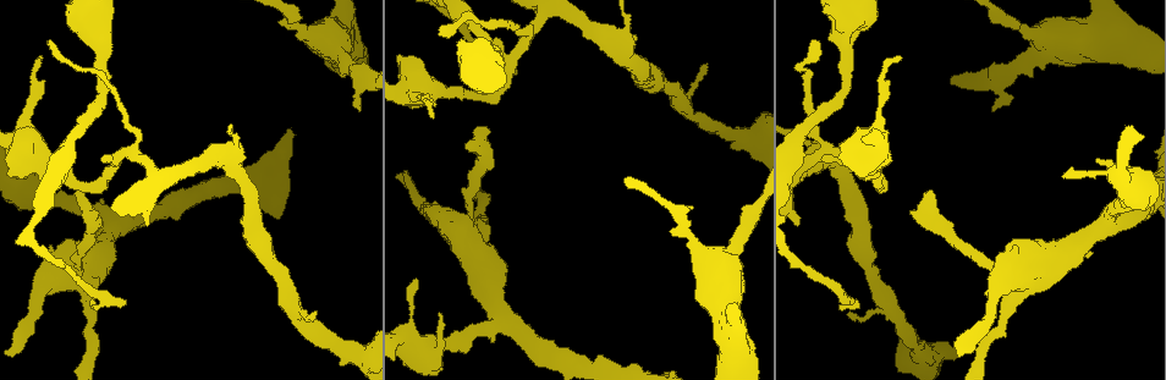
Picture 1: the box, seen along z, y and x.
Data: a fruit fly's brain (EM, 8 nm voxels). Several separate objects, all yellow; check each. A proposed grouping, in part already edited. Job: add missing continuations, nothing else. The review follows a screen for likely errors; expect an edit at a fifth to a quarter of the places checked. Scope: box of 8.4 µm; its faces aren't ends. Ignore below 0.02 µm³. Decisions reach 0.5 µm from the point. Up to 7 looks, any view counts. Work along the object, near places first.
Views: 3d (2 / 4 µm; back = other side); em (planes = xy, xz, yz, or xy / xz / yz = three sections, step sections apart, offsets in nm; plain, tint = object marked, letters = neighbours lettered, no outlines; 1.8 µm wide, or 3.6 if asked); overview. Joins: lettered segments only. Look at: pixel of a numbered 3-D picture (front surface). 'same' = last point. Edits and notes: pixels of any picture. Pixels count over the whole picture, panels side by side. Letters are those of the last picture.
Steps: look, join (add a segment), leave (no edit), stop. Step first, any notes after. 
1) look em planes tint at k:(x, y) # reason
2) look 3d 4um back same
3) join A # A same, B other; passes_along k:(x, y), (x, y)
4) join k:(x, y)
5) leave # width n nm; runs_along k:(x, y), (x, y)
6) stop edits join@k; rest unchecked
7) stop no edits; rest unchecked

look em xy step 8 letters at 1:(101, 162) # branch stops here

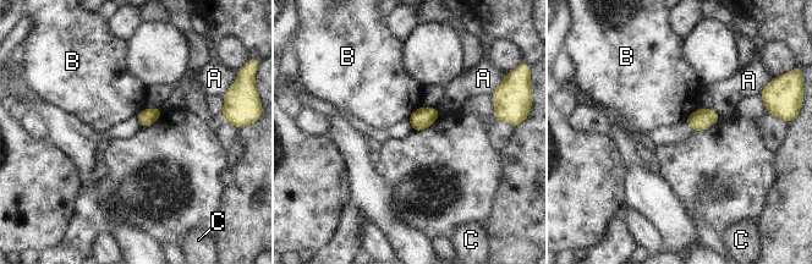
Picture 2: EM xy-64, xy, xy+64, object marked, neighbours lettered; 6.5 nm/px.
leave # A other, B other, C other; border 2:(700, 108), (684, 119); none of them fits

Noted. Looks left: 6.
look 3d 2um at 1:(126, 301) # tapers out

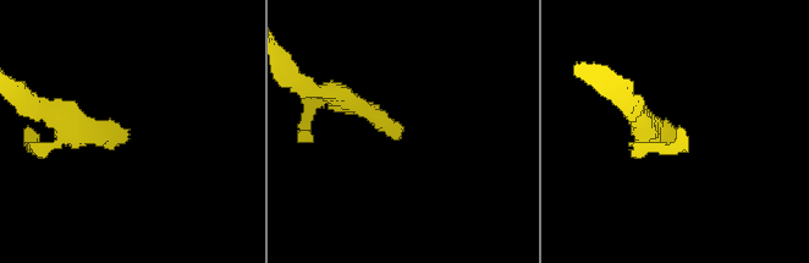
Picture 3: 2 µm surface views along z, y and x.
look em planes letters at 3:(395, 140)

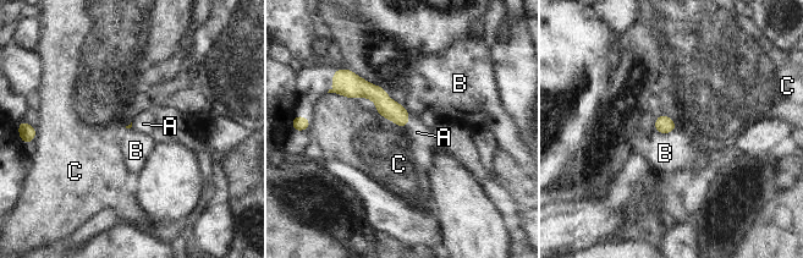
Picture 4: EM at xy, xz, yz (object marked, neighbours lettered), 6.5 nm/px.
join A # A same, B other, C other; passes_along 4:(388, 108), (407, 121), (417, 132); the cell continues

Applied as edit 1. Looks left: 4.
look overview # redraw

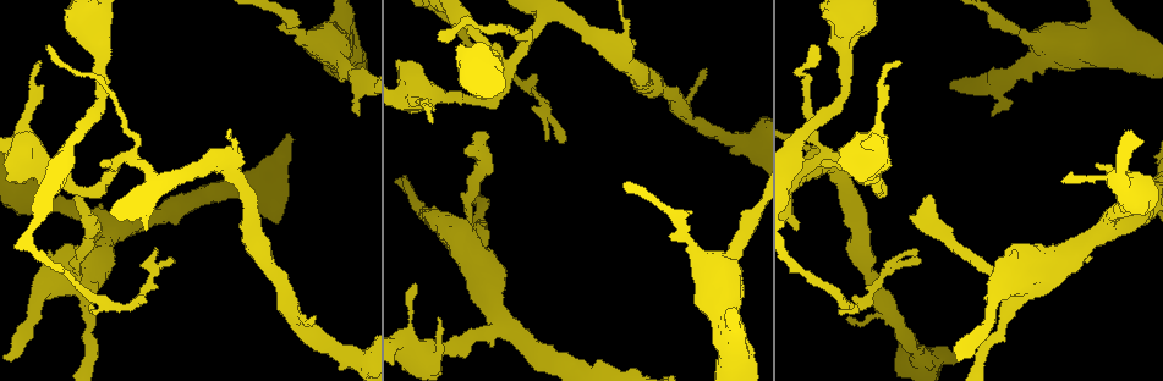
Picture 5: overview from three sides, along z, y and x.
look em planes letters at 5:(548, 138) # tapers out

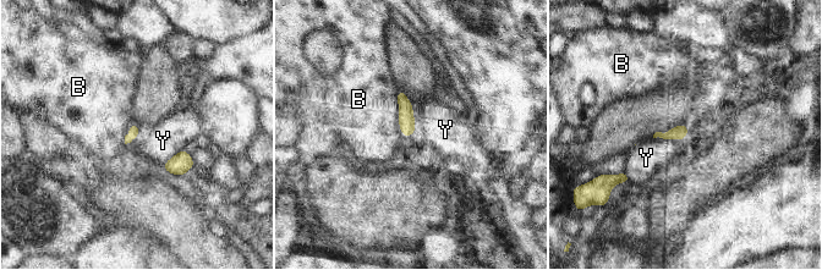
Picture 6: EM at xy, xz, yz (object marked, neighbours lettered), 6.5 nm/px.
leave # longest_contact Y 190 nm; B other, Y other; border 6:(653, 137), (681, 141); none of them fits

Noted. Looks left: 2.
stop edits join@4; rest unchecked

